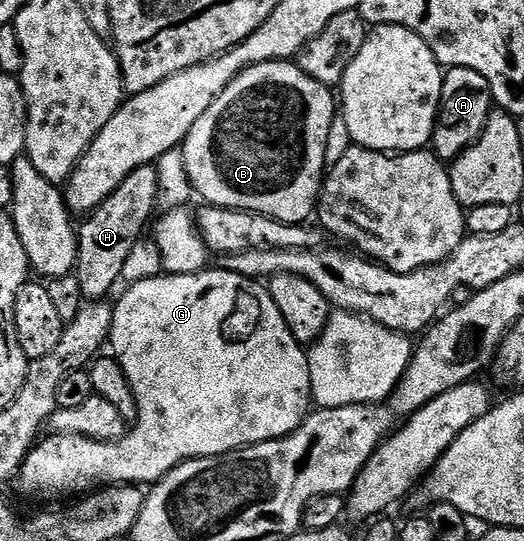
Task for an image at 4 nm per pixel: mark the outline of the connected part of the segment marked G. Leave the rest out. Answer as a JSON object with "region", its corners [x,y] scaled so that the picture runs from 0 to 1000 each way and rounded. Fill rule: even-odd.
{"region":[[[416,492],[397,494],[385,503],[363,503],[344,510],[313,506],[294,510],[248,527],[244,540],[218,564],[219,579],[212,597],[208,636],[214,636],[216,656],[239,684],[246,706],[254,713],[258,741],[265,747],[265,773],[256,778],[258,791],[244,797],[227,813],[172,813],[166,806],[124,806],[97,802],[76,811],[61,828],[59,837],[44,850],[32,874],[36,902],[59,924],[120,924],[126,917],[149,919],[153,913],[172,913],[198,898],[294,898],[315,876],[323,876],[340,858],[355,850],[374,850],[385,843],[420,843],[431,835],[450,835],[473,821],[496,821],[508,813],[527,813],[552,804],[578,784],[578,776],[595,760],[597,734],[594,730],[594,678],[586,667],[580,638],[559,625],[552,603],[544,603],[544,588],[536,588],[536,573],[510,542],[508,530],[496,519],[477,518],[460,506],[445,506]]]}

